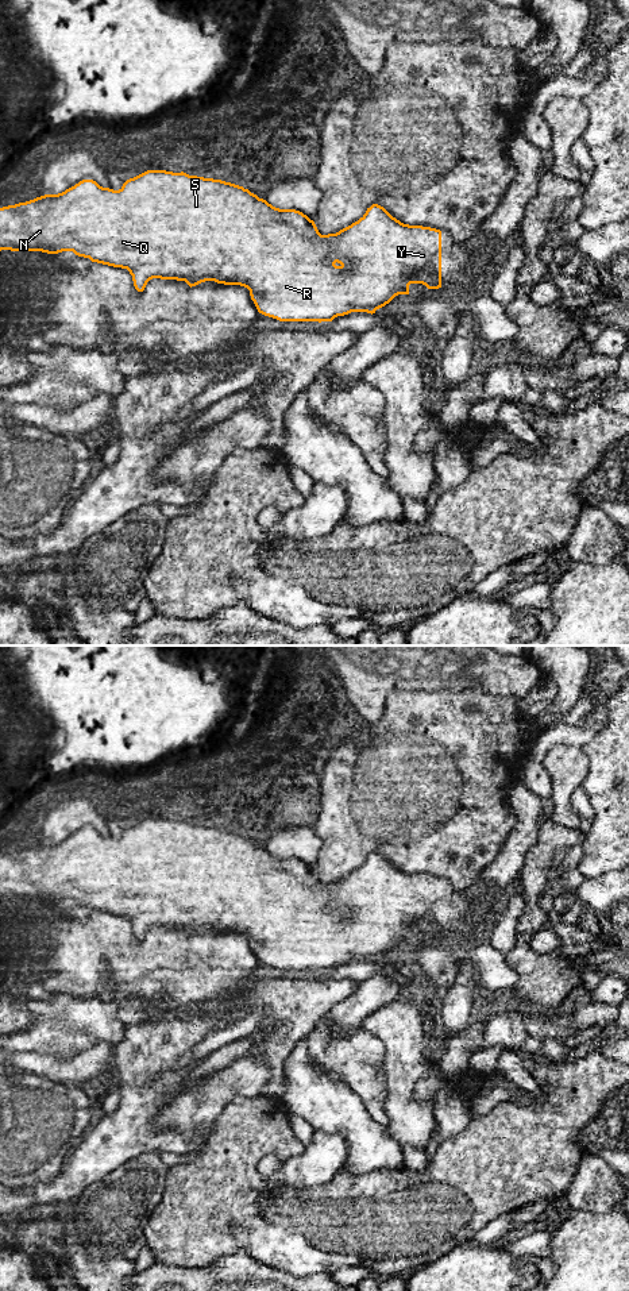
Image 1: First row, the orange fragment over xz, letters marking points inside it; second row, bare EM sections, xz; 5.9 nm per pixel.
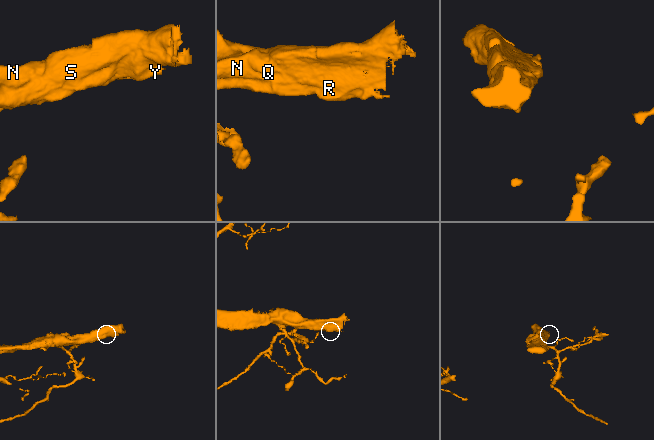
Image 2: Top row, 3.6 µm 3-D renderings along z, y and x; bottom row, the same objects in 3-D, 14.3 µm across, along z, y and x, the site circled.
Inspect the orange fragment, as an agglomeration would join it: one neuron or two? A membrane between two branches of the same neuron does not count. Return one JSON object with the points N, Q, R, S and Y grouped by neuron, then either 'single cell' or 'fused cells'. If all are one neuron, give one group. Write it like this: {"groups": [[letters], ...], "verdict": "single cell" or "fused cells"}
{"groups": [["N", "Q", "R", "S", "Y"]], "verdict": "single cell"}

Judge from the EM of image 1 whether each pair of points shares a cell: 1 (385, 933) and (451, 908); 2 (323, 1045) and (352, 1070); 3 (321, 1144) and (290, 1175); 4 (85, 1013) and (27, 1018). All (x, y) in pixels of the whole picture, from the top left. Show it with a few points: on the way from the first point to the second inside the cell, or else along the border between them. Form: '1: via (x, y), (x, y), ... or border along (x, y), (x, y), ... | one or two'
1: via (401, 917), (411, 908), (435, 908) | one
2: via (330, 1048), (346, 1063) | one
3: via (316, 1152), (298, 1170) | one
4: border along (22, 999), (34, 1020), (14, 1033) | two

